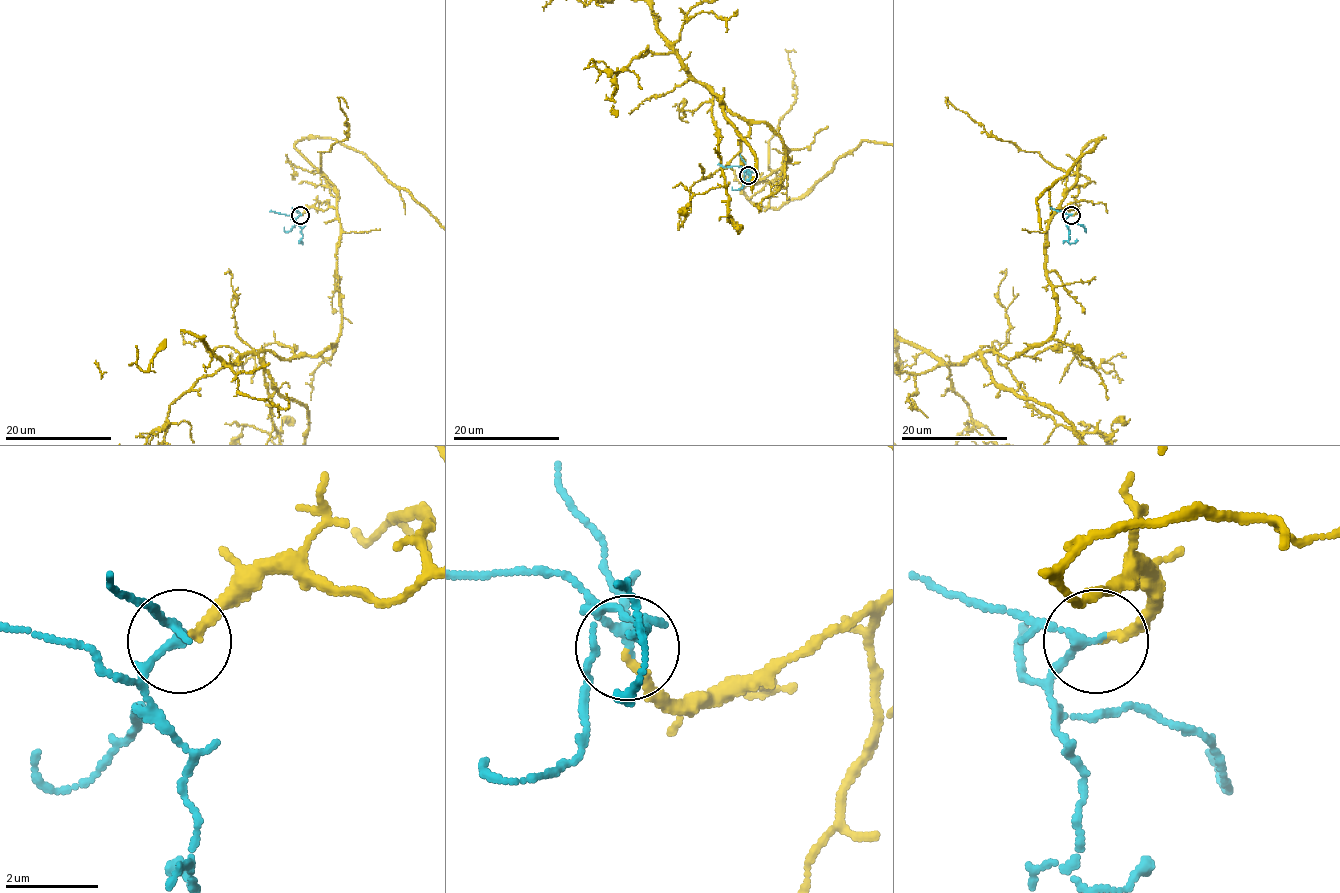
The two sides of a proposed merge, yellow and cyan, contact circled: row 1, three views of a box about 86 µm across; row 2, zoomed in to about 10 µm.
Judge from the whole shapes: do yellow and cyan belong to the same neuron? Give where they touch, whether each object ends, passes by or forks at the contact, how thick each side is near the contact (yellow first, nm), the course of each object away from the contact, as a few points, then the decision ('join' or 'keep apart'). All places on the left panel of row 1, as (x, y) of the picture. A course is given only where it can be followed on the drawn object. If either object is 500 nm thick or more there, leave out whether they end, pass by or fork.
place (300, 215); yellow ends; cyan passes by; calibres 160 and 170 nm; course yellow (300, 215), (336, 206), (336, 190), (295, 146), (332, 138), (361, 151), (437, 221); course cyan (300, 215), (296, 219), (303, 243), (300, 239); join

